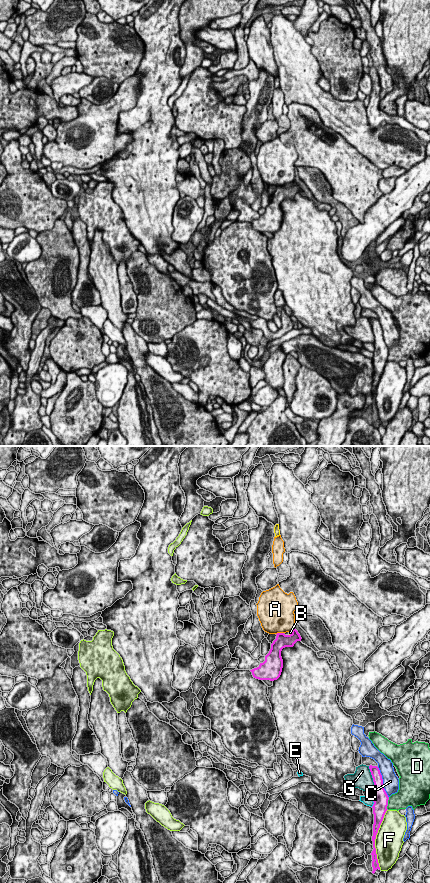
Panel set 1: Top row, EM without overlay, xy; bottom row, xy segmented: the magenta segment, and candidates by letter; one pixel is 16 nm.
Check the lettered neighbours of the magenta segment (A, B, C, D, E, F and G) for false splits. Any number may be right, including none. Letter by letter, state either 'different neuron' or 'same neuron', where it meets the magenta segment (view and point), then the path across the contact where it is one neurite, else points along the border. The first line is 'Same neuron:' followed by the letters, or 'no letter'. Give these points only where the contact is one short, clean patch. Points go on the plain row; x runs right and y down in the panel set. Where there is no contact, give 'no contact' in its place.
Same neuron: no letter
A: different neuron | xy (279, 185)
B: different neuron | xy (292, 185) | along xy (292, 183), (289, 187)
C: different neuron | xy (382, 334)
D: different neuron | xy (387, 355)
E: different neuron | xy (374, 355) | along xy (373, 352), (371, 358)
F: different neuron | xy (375, 390)
G: different neuron | xy (372, 329)

